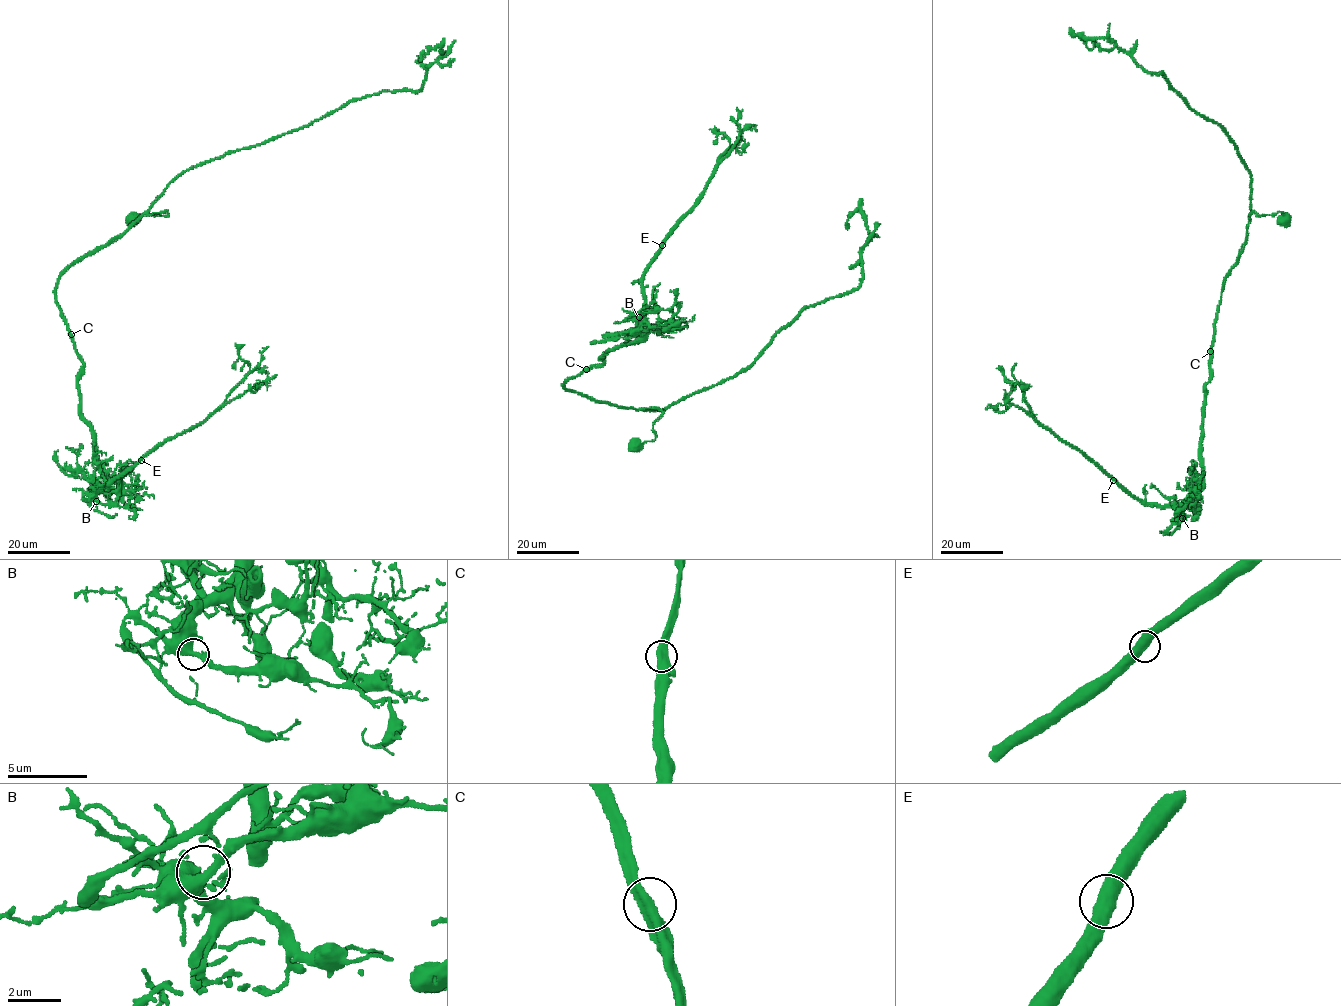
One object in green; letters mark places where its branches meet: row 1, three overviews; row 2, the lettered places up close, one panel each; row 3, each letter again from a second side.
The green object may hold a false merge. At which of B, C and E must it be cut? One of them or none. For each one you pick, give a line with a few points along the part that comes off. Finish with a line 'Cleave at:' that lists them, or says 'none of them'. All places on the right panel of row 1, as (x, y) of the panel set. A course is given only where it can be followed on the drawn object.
Cleave at: none of them

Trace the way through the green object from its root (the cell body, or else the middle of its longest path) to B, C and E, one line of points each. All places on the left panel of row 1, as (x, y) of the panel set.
B: (132, 219), (167, 212), (141, 215), (79, 257), (55, 295), (82, 362), (81, 416), (105, 479), (96, 501)
C: (132, 219), (167, 212), (141, 215), (60, 276), (55, 298), (70, 335)
E: (132, 219), (167, 212), (141, 215), (79, 257), (55, 298), (82, 362), (81, 416), (106, 489), (141, 460)

